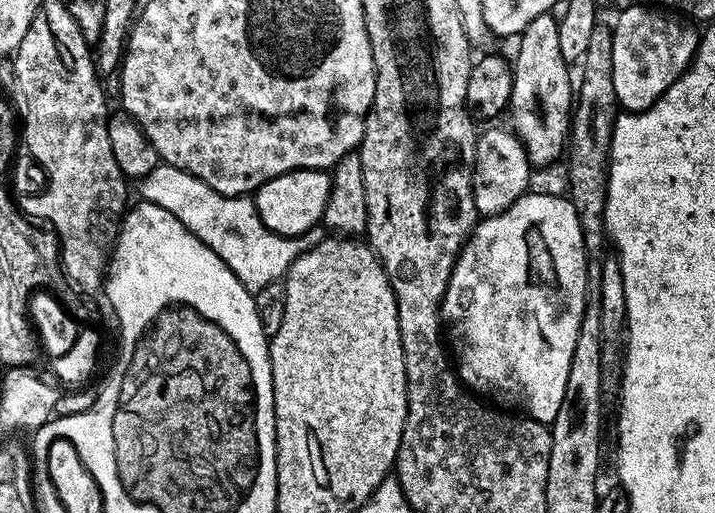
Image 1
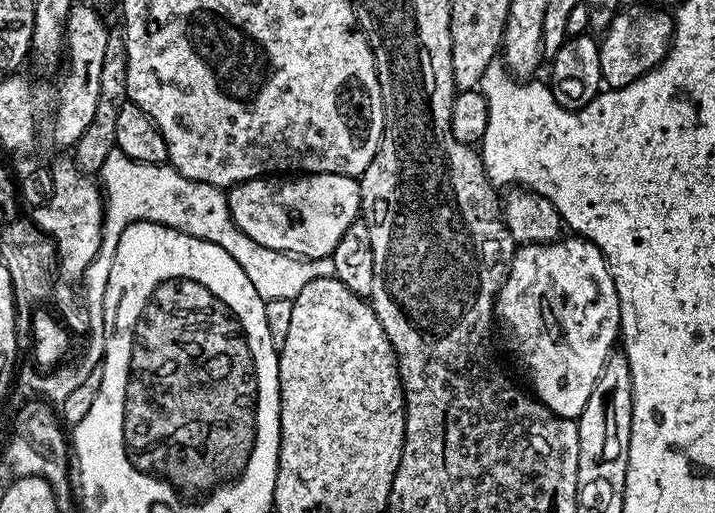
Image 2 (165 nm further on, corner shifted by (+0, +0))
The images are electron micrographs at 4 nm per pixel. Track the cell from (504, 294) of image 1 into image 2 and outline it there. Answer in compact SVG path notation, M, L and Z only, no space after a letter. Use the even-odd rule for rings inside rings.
M560 238L547 244L525 244L517 247L512 264L508 267L508 276L504 279L504 285L500 287L499 294L496 295L494 316L499 327L501 324L508 331L508 336L512 339L513 346L516 347L516 356L524 363L524 368L528 371L529 378L532 379L533 389L531 388L531 391L536 399L541 400L554 415L564 416L567 420L576 420L586 406L586 398L590 398L590 390L594 390L594 382L598 382L598 374L602 374L602 366L606 366L608 357L617 347L620 336L620 303L618 302L618 290L614 286L614 278L610 274L604 256L598 250L598 246L594 246L583 238L564 239Z

